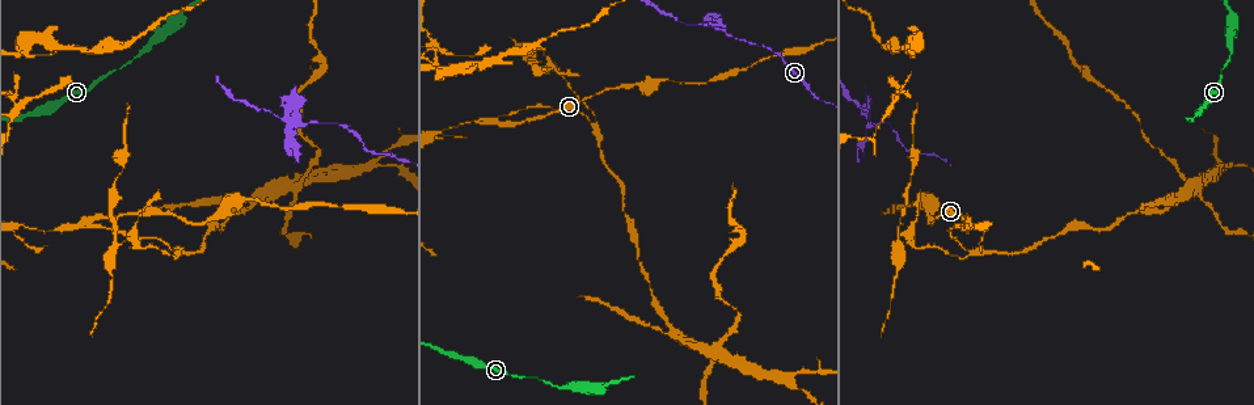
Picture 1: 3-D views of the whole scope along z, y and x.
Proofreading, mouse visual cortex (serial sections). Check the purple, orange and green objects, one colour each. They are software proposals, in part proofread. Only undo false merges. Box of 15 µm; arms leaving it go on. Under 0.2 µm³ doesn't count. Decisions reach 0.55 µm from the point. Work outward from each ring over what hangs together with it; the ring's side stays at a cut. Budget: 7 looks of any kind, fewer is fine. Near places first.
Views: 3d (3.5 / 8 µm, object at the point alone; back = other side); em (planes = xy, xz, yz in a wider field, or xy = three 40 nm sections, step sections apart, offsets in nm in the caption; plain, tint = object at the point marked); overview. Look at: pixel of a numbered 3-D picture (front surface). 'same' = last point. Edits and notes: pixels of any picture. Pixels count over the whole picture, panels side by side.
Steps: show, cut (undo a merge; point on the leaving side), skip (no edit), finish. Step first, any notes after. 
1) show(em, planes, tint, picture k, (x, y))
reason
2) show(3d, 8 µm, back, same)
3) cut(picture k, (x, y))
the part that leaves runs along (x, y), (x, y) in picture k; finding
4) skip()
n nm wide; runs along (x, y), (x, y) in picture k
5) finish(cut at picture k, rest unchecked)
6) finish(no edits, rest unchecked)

show(3d, 8 µm, picture 1, (872, 123))

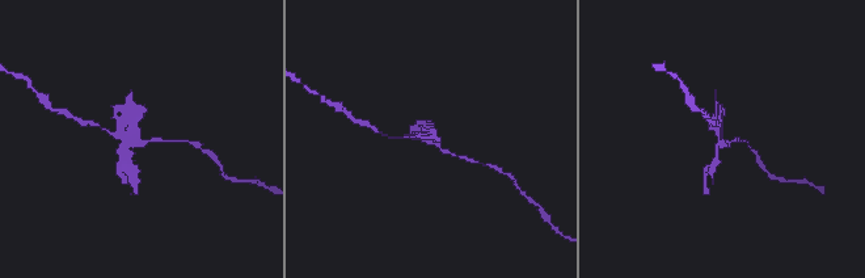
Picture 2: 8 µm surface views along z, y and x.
show(em, xy, step 1, tint, picture 2, (725, 145))
now the EM

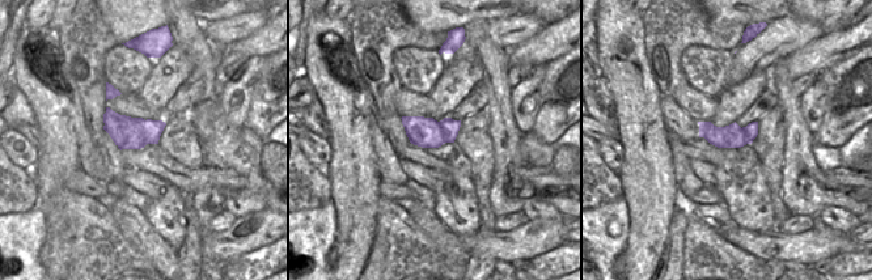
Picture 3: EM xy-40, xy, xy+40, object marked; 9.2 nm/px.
cut(picture 2, (133, 168))
two cells meet here

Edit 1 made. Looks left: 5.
show(overview)

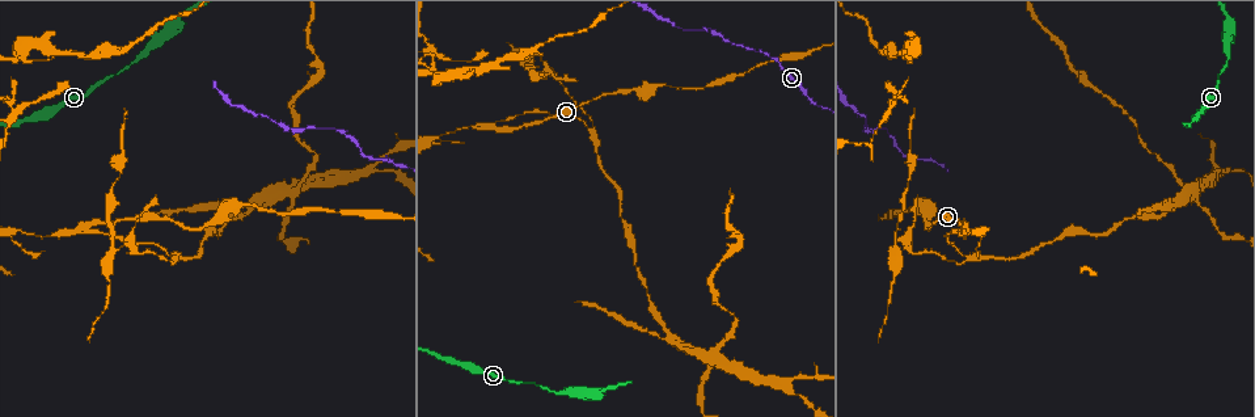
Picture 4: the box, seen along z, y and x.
show(3d, 3.5 µm, picture 4, (921, 204))
thick turns thin

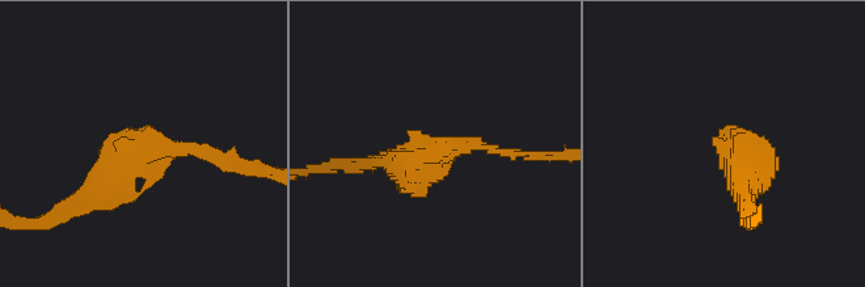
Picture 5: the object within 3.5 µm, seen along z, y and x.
show(em, xy, step 2, tint, picture 5, (161, 150))
need the tissue

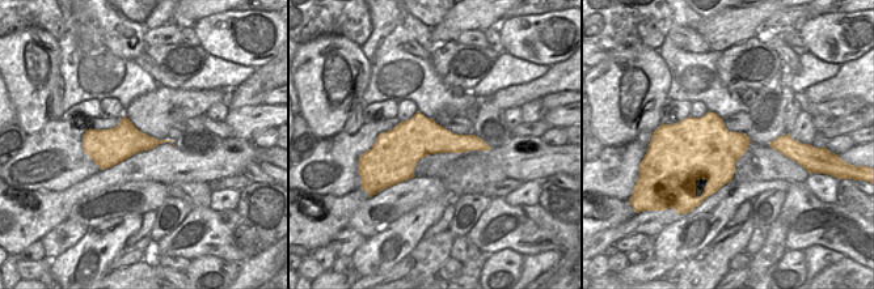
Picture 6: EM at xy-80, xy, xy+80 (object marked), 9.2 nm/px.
skip()
arms of 150, 400 nm; runs along (89, 193), (142, 148), (243, 165) in picture 5; continuous, no second cell

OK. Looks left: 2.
show(3d, 3.5 µm, picture 4, (495, 129))
two arms in line, one across

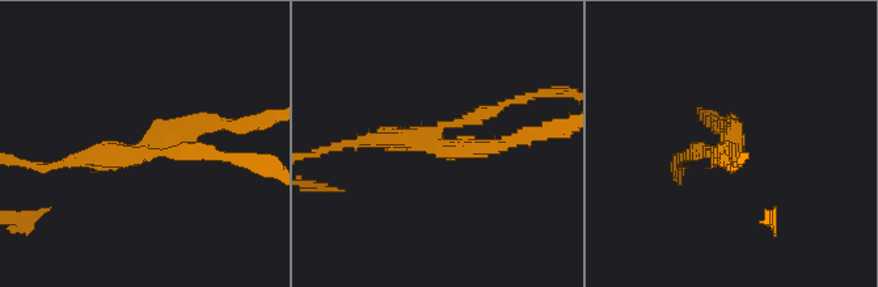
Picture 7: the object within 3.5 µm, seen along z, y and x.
show(em, xy, step 3, tint, picture 7, (732, 149))
3 arms; arms of 150, 200, 200 nm; now the EM

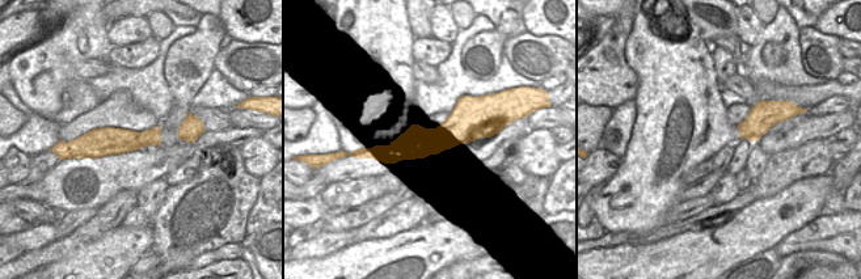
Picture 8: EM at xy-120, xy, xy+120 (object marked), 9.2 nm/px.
cut(picture 7, (337, 147))
the part that leaves runs along (439, 130), (527, 96), (556, 93) in picture 7; a second cell is stuck on

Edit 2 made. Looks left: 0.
finish(cut at picture 2, cut at picture 7, rest unchecked)

